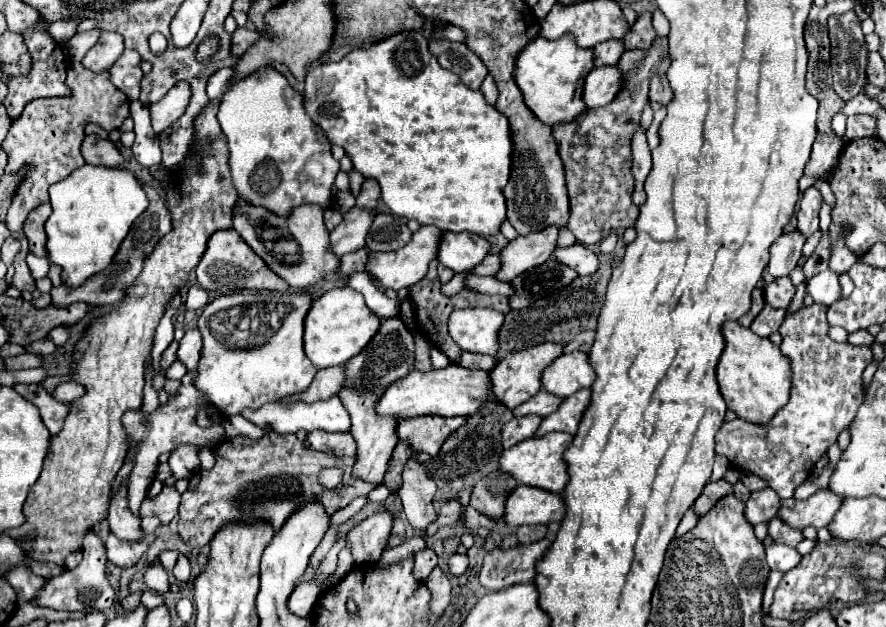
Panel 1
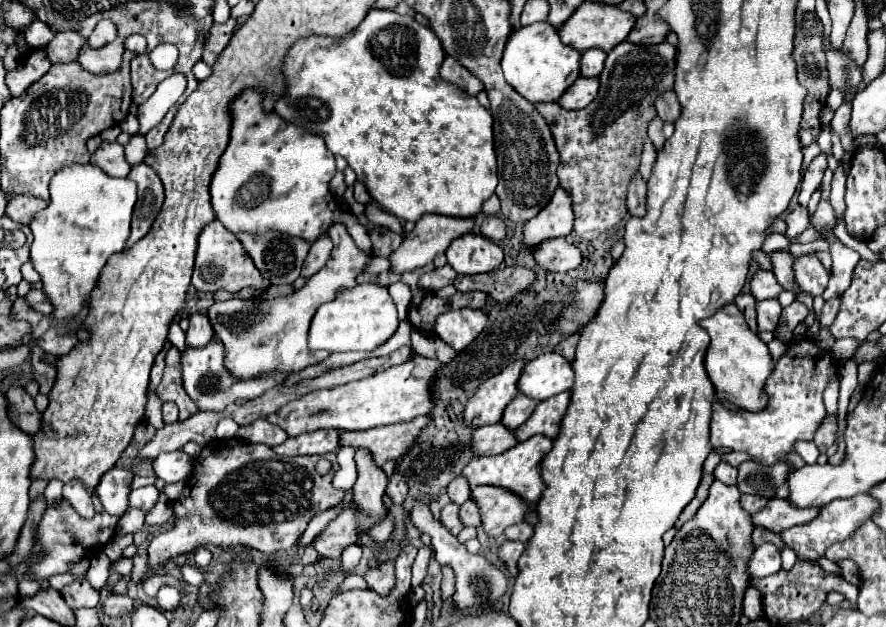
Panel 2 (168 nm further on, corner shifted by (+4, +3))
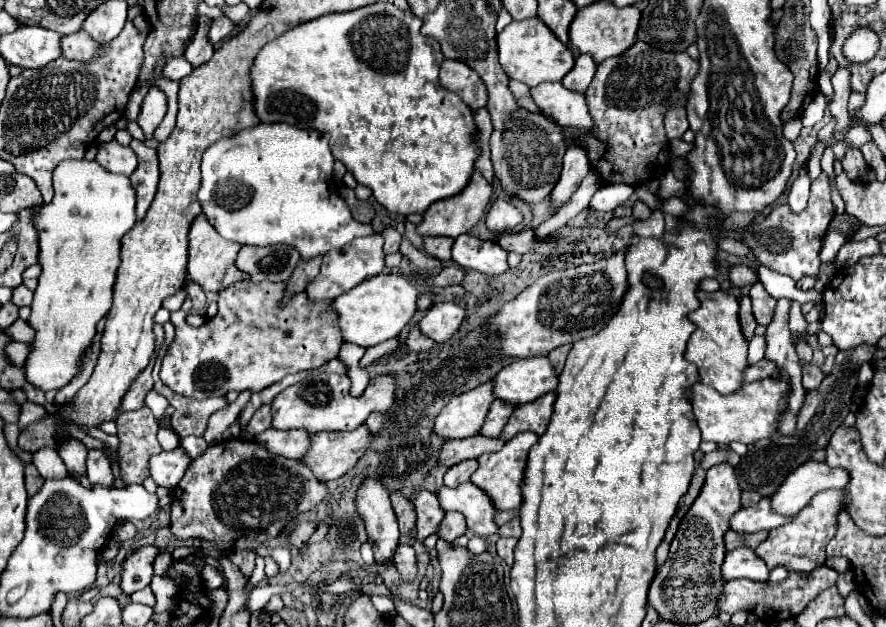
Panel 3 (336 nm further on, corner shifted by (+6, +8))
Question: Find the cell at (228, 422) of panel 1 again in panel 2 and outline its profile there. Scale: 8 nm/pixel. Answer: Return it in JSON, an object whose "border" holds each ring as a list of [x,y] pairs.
{"border":[[[416,355],[410,361],[380,371],[368,379],[336,385],[336,389],[320,389],[316,393],[308,393],[312,399],[300,397],[300,401],[288,401],[288,405],[282,405],[276,413],[268,415],[268,421],[282,427],[292,437],[316,429],[362,431],[378,425],[410,421],[412,417],[432,411],[434,403],[430,399],[430,385],[440,365],[440,361]]]}

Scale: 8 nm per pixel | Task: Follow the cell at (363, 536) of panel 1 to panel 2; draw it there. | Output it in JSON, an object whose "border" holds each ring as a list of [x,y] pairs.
{"border":[[[346,509],[342,511],[336,519],[332,519],[324,531],[320,531],[314,541],[312,547],[316,549],[316,553],[320,557],[340,557],[342,551],[356,543],[358,539],[358,531],[356,531],[356,519],[354,519],[354,509]]]}

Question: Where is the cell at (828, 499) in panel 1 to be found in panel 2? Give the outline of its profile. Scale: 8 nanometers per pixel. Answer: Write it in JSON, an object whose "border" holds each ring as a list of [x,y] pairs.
{"border":[[[774,497],[766,503],[766,507],[762,511],[752,515],[752,523],[756,527],[762,527],[762,529],[768,529],[768,531],[774,531],[774,533],[782,533],[784,529],[812,521],[816,515],[818,515],[816,507],[796,509],[786,499]]]}

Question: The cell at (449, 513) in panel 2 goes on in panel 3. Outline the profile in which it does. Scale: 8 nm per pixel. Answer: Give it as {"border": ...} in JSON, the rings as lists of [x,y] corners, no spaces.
{"border":[[[420,490],[418,496],[414,498],[414,506],[416,506],[416,514],[418,514],[418,540],[424,542],[430,534],[438,532],[440,522],[444,520],[444,510],[438,504],[438,498],[434,492],[430,490]]]}

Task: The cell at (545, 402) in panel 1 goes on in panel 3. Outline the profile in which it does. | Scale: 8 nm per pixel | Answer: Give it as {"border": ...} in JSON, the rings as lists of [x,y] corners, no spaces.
{"border":[[[494,400],[494,404],[490,406],[490,412],[488,412],[488,416],[486,416],[486,422],[484,422],[480,434],[492,436],[492,438],[500,436],[500,432],[502,432],[502,428],[506,426],[508,418],[512,416],[514,408],[516,408],[514,404],[506,404],[506,402],[502,402],[502,400]]]}

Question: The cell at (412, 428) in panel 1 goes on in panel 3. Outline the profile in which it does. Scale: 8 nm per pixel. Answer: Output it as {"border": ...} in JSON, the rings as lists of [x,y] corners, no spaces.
{"border":[[[362,424],[350,432],[318,432],[312,436],[310,454],[306,454],[302,460],[306,460],[310,468],[314,468],[314,474],[320,480],[336,480],[356,466],[356,462],[364,456],[366,448],[370,446],[370,442],[372,442],[372,434],[368,424]]]}

